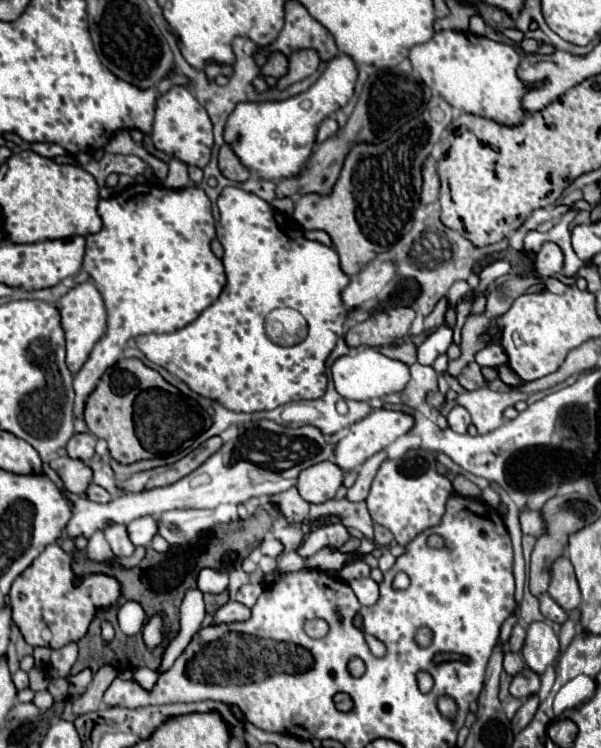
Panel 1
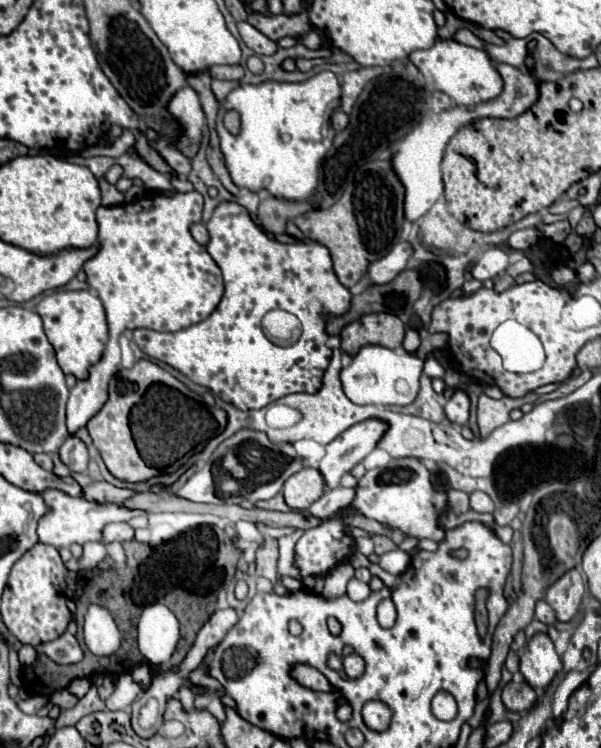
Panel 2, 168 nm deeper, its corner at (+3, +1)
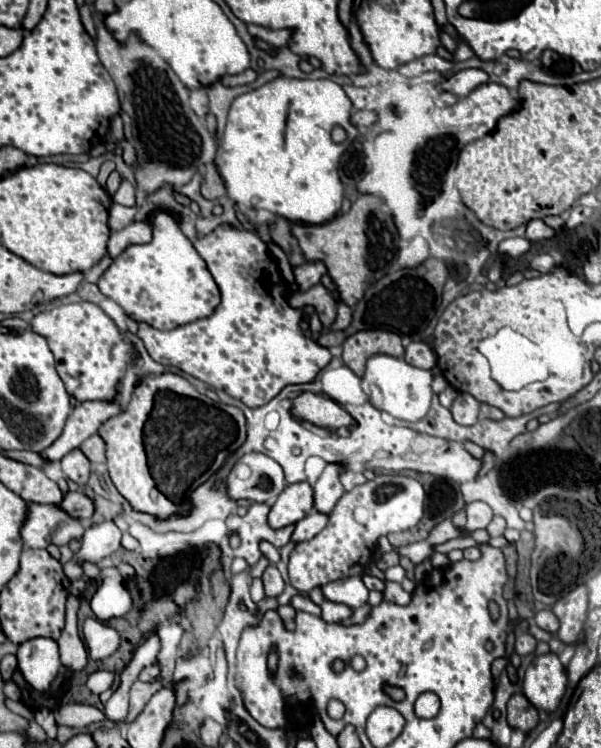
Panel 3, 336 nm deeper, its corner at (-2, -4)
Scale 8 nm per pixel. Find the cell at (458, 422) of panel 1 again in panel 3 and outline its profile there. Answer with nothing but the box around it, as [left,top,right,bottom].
[451,393,479,425]

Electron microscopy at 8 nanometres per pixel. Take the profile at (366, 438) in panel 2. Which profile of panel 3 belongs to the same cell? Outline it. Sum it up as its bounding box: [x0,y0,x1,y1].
[313,465,345,513]

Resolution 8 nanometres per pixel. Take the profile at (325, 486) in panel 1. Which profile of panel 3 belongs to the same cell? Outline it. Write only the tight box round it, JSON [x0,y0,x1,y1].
[267,483,313,529]

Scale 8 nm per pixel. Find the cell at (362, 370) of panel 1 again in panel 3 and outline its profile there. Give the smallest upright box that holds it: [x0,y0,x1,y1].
[361,355,439,423]

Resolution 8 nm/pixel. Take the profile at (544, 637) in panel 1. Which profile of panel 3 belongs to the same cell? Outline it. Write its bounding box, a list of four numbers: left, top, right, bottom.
[523,653,567,713]

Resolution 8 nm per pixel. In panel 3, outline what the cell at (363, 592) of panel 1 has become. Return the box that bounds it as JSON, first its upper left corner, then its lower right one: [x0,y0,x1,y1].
[321,575,369,609]

